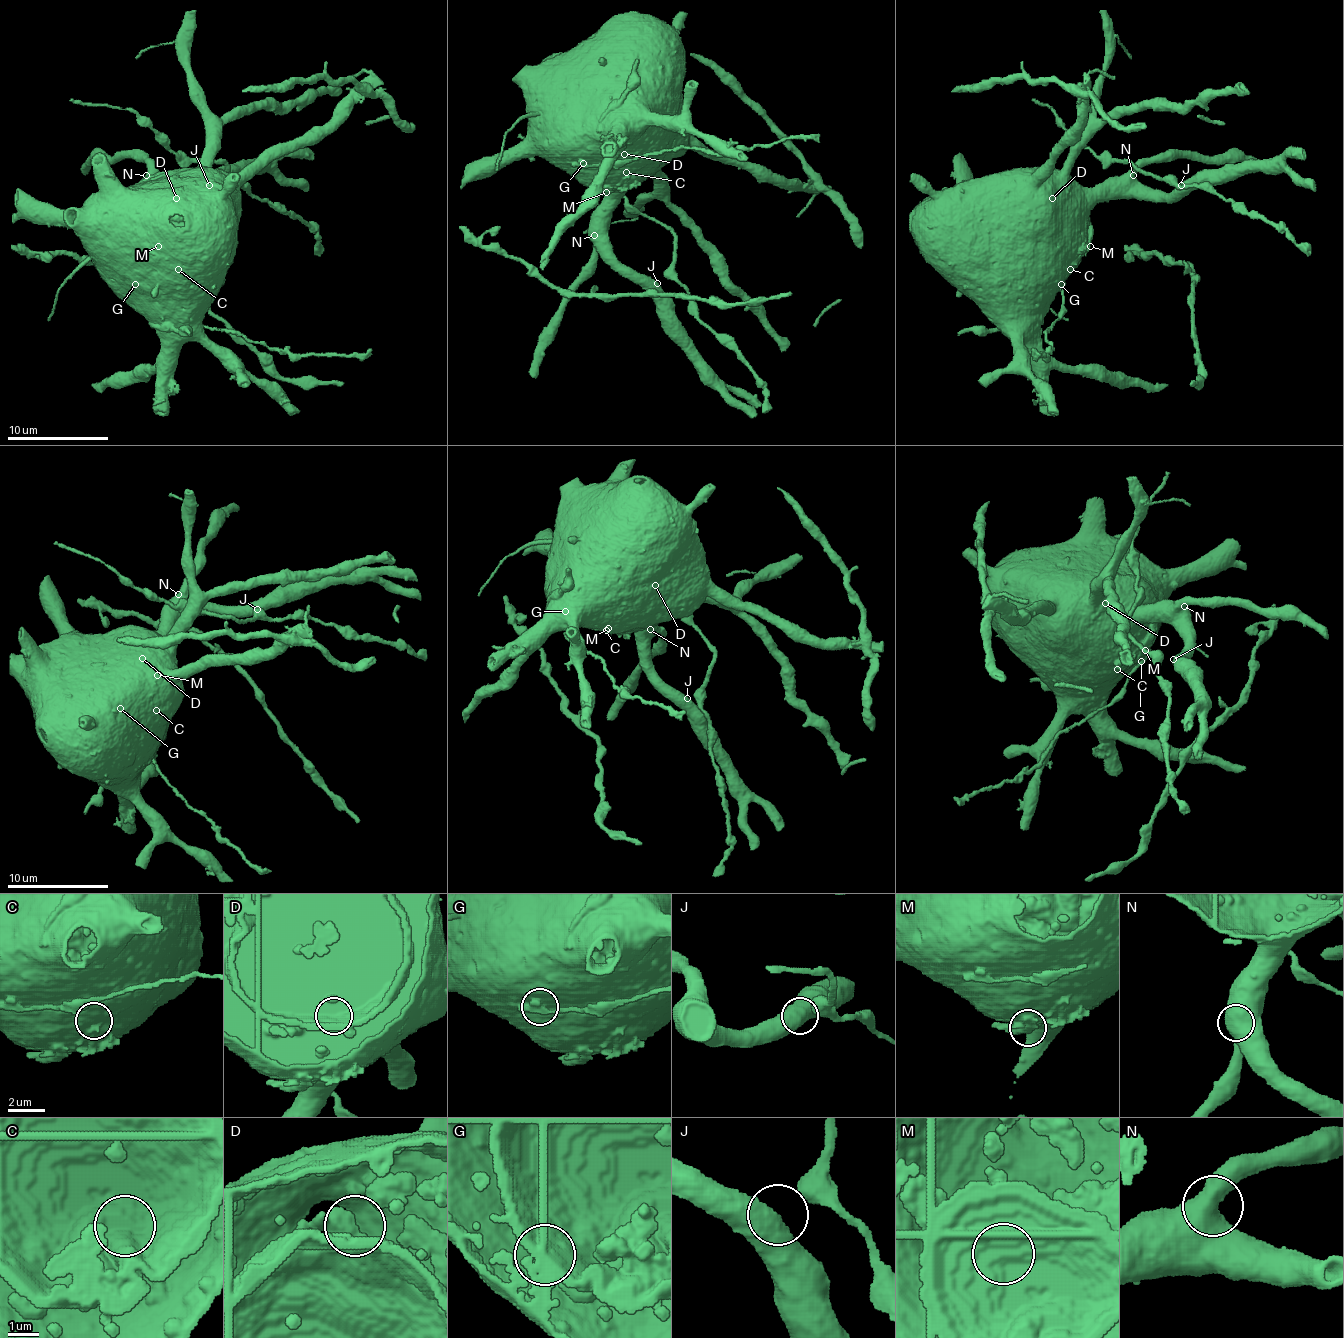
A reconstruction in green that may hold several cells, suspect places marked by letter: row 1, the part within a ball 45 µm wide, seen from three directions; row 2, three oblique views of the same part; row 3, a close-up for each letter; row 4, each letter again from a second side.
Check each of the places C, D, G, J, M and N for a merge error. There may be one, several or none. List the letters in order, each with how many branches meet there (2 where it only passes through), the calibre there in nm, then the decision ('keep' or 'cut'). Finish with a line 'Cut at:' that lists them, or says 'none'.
C: branches 2; calibre 700 nm; keep
D: branches 3; calibre 440 nm; keep
G: branches 2; calibre 700 nm; cut
J: branches 2; calibre 500 nm; keep
M: branches 2; calibre 600 nm; keep
N: branches 2; calibre 600 nm; keep
Cut at: G

